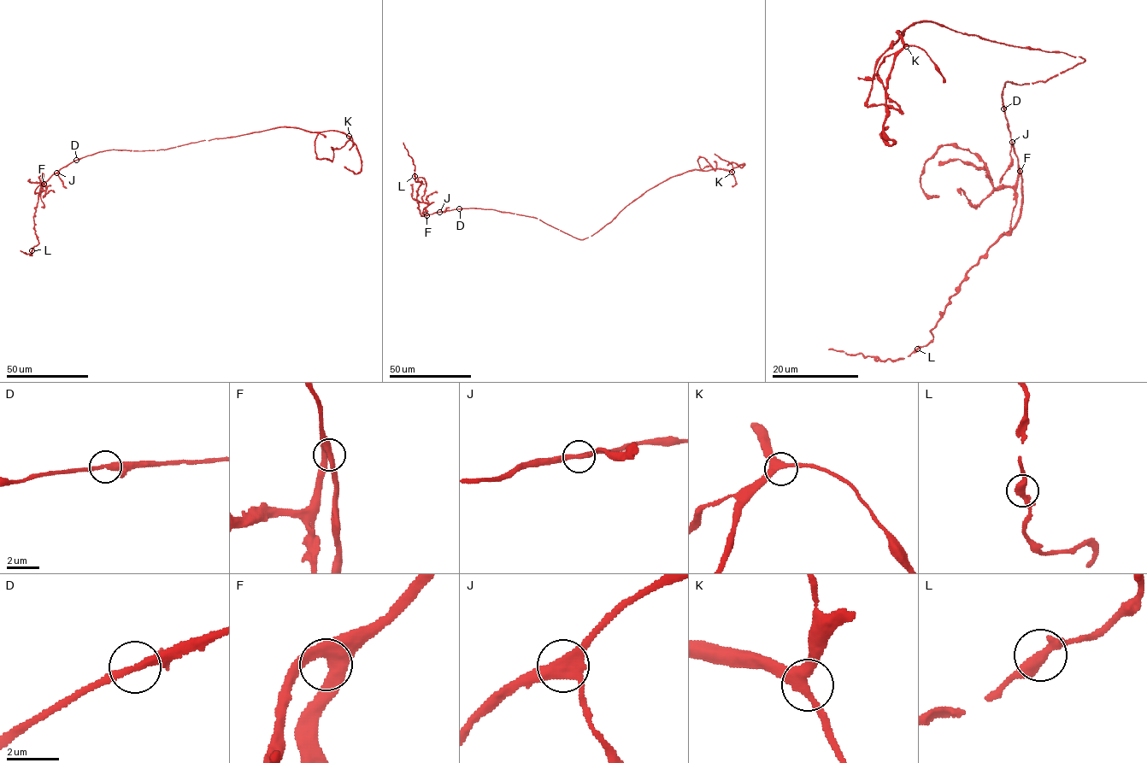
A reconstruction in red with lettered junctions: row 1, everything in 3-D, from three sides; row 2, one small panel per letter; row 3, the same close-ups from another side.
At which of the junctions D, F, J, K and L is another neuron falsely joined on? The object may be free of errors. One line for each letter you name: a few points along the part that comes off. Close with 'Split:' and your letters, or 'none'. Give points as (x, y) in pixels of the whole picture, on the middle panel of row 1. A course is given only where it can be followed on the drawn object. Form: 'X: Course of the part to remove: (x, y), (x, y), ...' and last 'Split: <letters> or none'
Split: none

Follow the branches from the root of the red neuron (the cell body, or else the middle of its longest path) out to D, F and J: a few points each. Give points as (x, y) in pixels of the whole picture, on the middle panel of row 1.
D: (555, 227), (534, 217), (508, 212), (459, 208)
F: (555, 227), (534, 217), (491, 209), (460, 208), (426, 215)
J: (555, 227), (534, 217), (491, 209), (467, 208), (439, 212)

